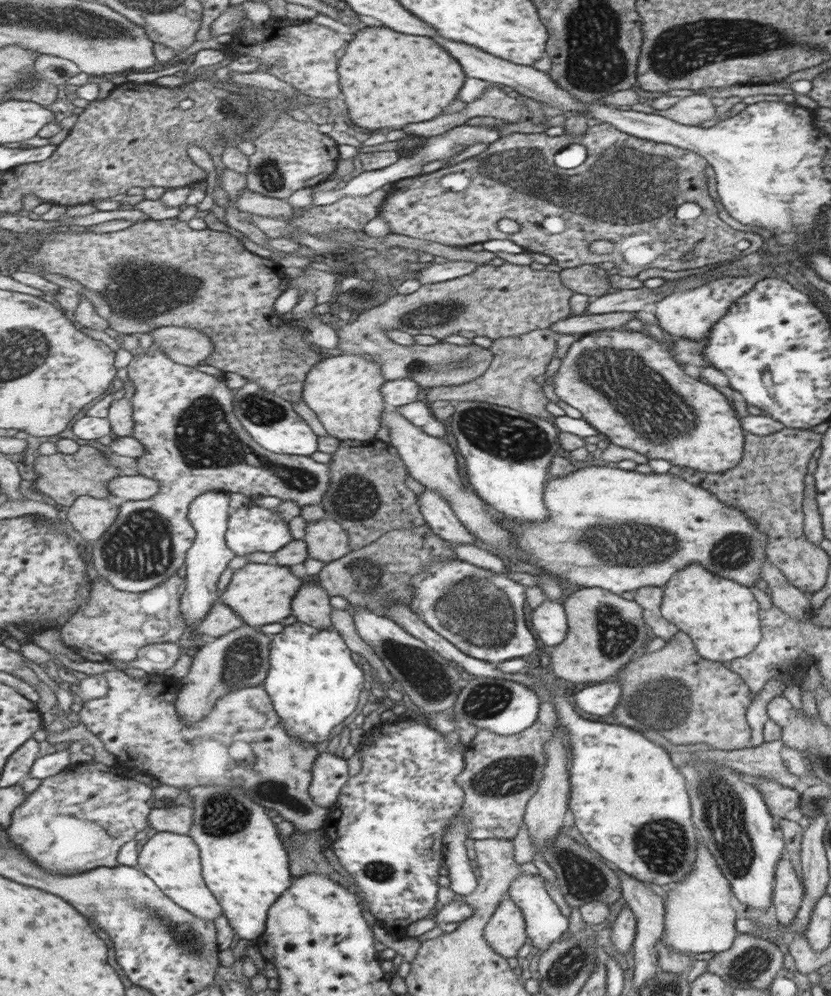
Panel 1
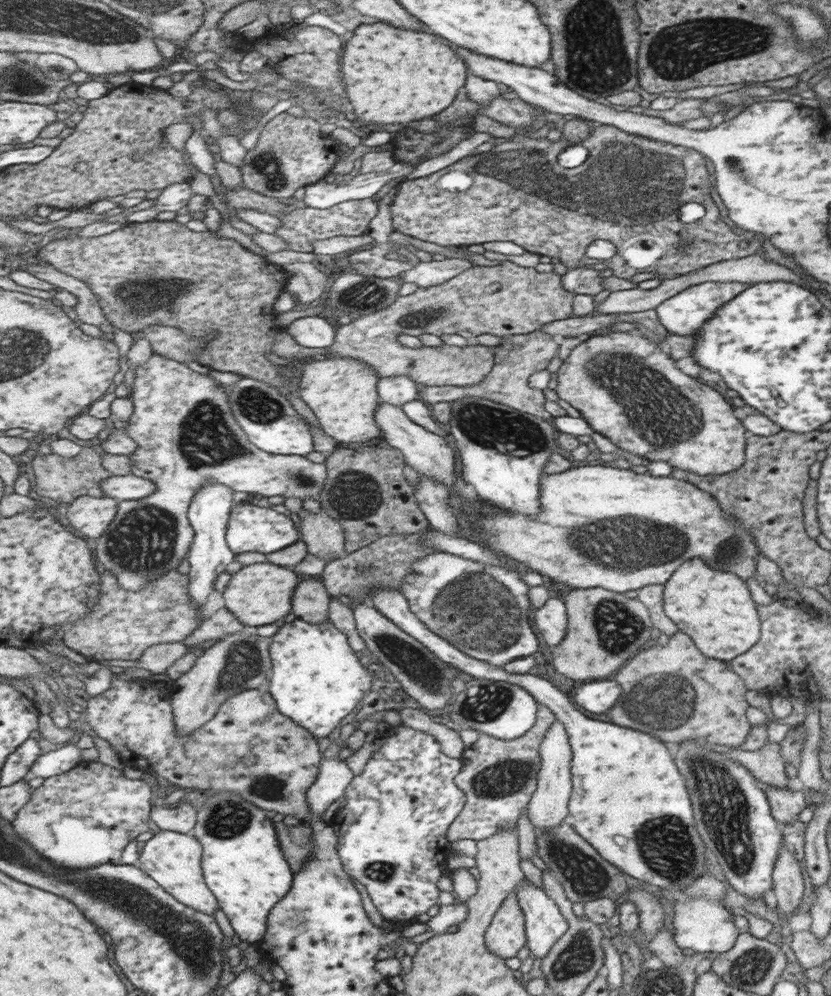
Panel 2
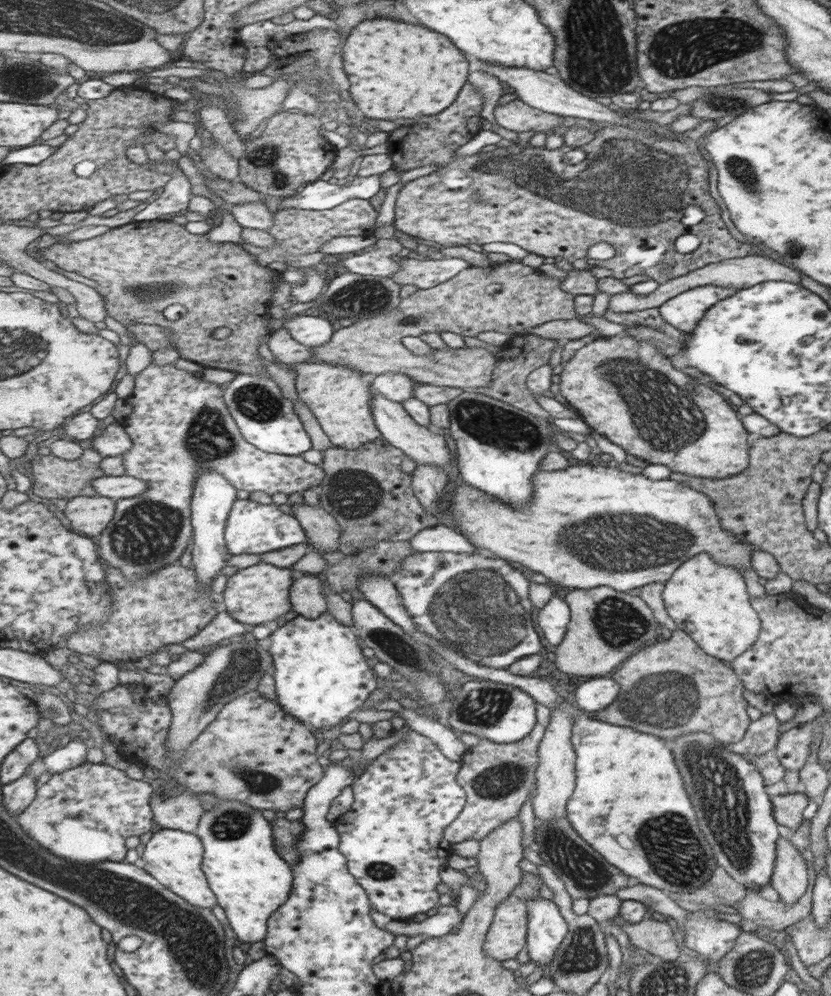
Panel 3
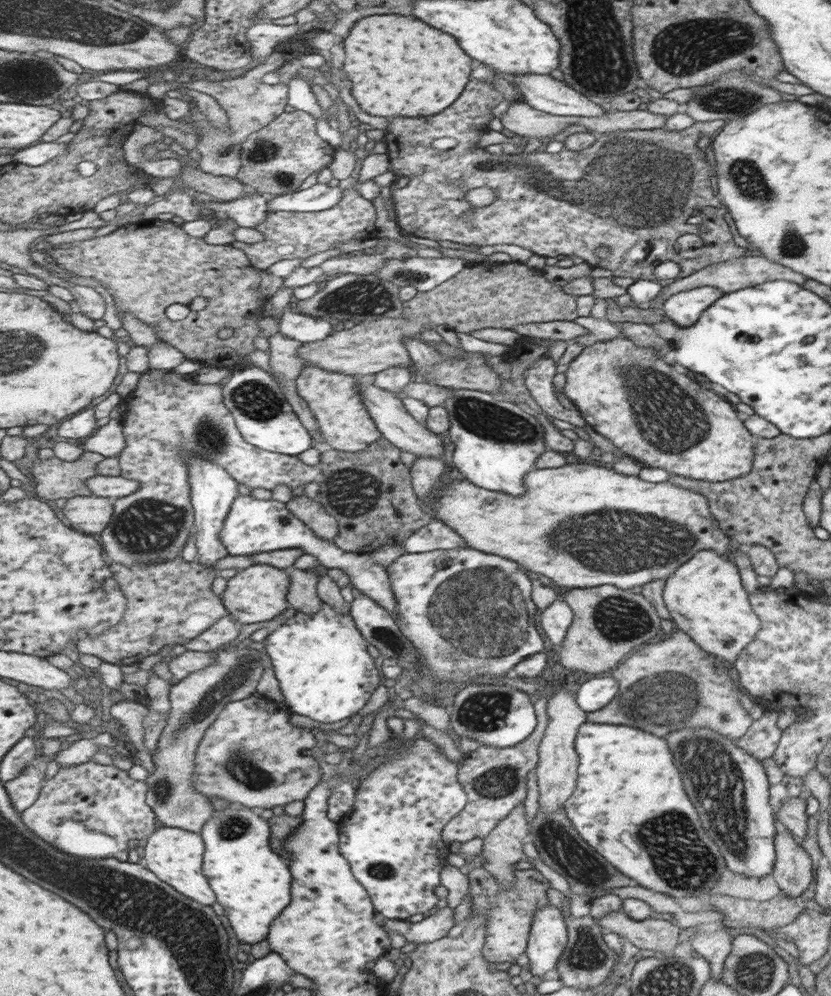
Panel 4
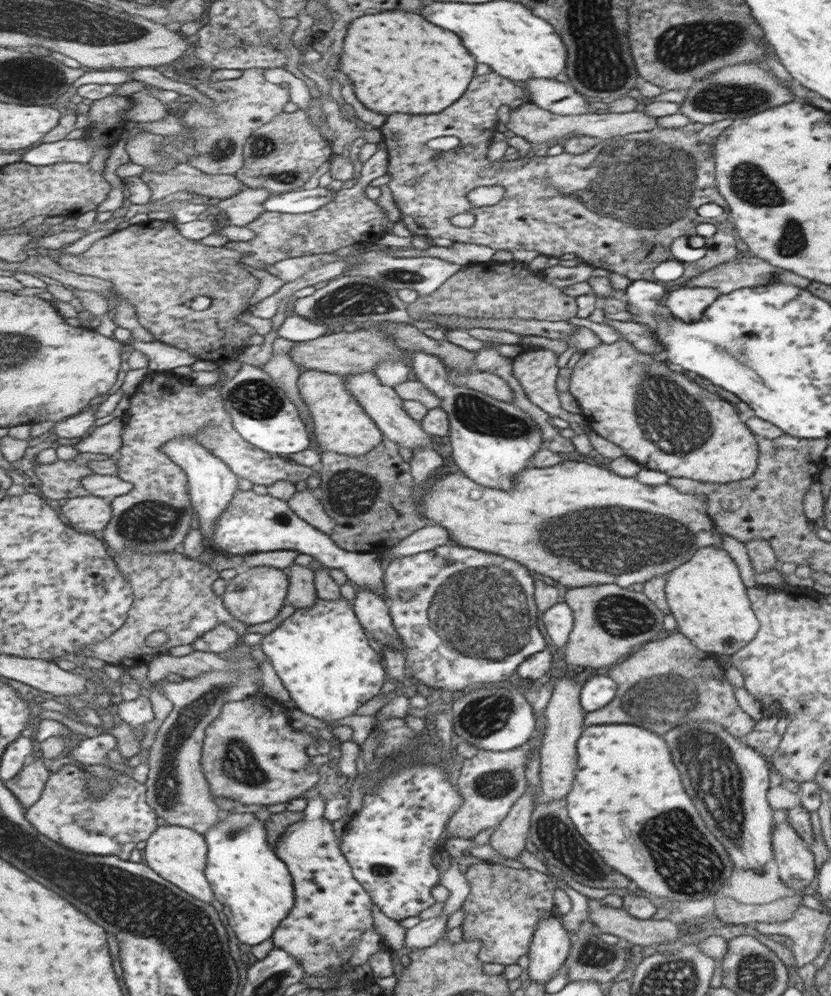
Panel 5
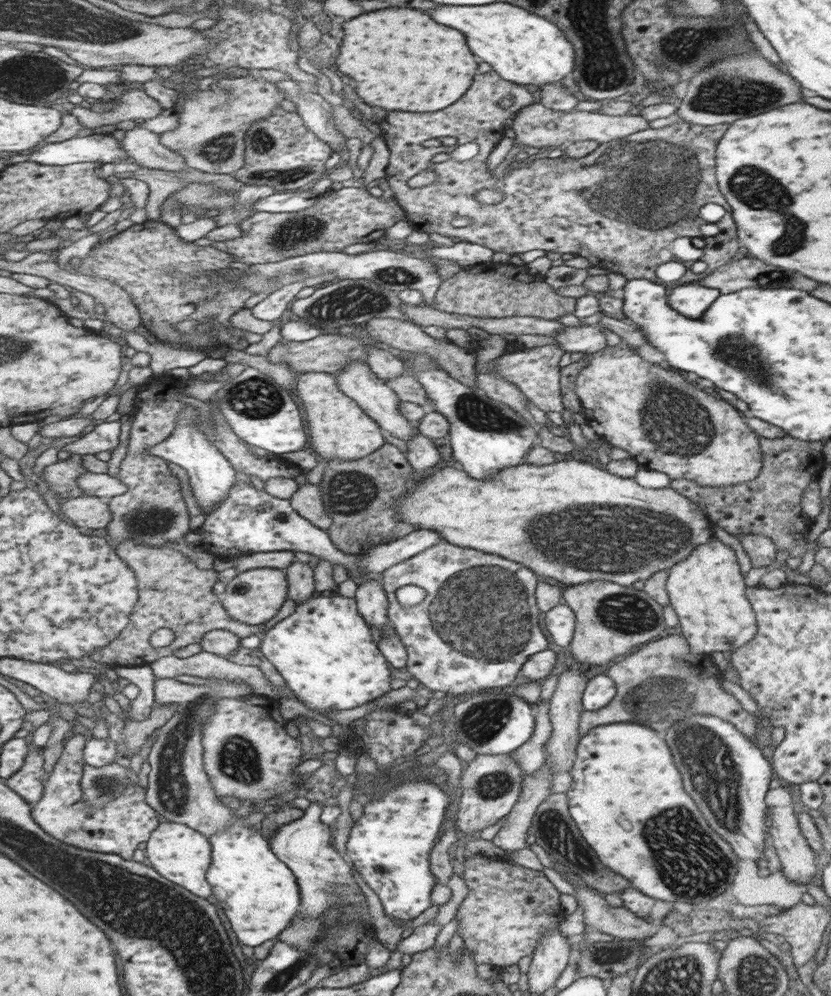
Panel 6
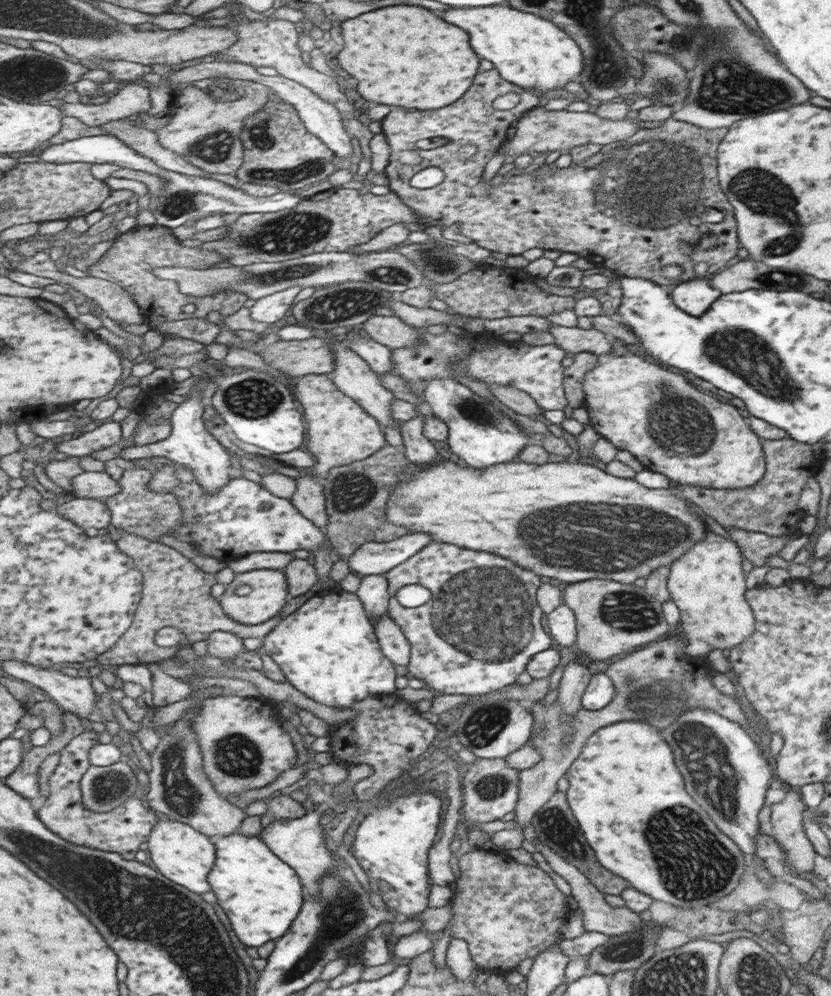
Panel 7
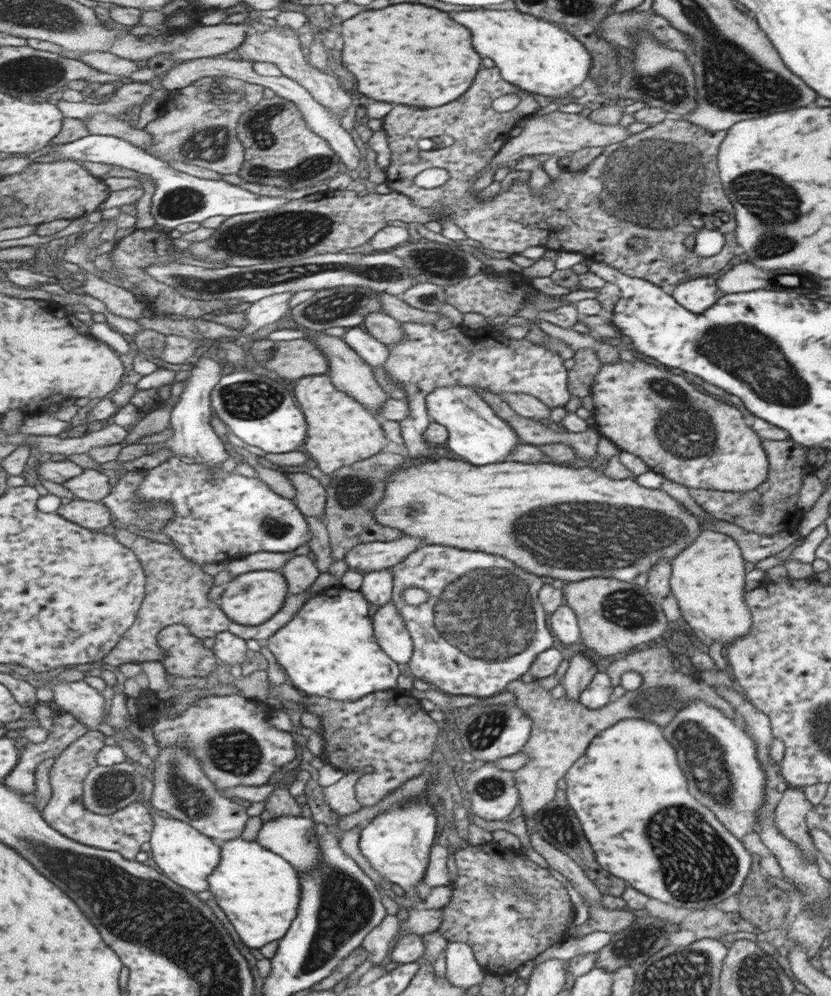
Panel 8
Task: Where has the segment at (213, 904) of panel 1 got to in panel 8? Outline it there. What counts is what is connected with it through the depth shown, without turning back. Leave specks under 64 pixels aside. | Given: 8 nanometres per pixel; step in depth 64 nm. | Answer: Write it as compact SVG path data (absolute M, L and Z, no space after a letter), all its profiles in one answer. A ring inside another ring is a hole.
M155 815L156 826L150 841L150 851L155 864L163 873L177 884L193 890L193 892L205 892L209 890L209 878L220 866L221 851L217 840L202 834L187 822L175 818L163 818Z

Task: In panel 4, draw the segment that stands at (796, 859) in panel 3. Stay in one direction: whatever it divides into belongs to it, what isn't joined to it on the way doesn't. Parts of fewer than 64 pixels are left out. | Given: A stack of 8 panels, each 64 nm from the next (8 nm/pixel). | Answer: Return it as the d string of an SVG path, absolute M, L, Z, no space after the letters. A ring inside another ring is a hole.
M780 827L776 835L776 864L773 881L782 894L795 898L811 882L811 862L791 832Z

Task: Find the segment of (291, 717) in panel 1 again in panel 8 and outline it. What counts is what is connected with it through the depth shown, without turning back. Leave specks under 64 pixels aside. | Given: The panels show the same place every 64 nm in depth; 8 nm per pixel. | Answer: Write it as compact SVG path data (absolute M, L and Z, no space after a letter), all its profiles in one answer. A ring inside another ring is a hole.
M333 586L314 595L295 617L268 638L267 648L276 657L289 681L311 696L353 702L371 692L383 692L395 686L397 664L375 642L367 602L359 590Z

